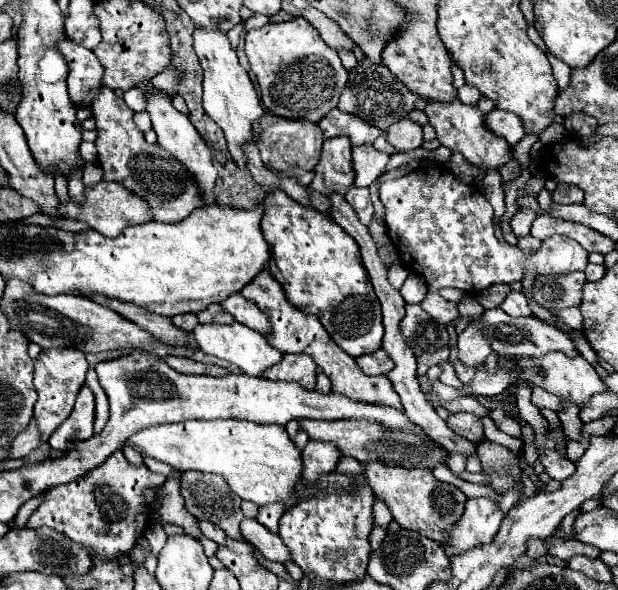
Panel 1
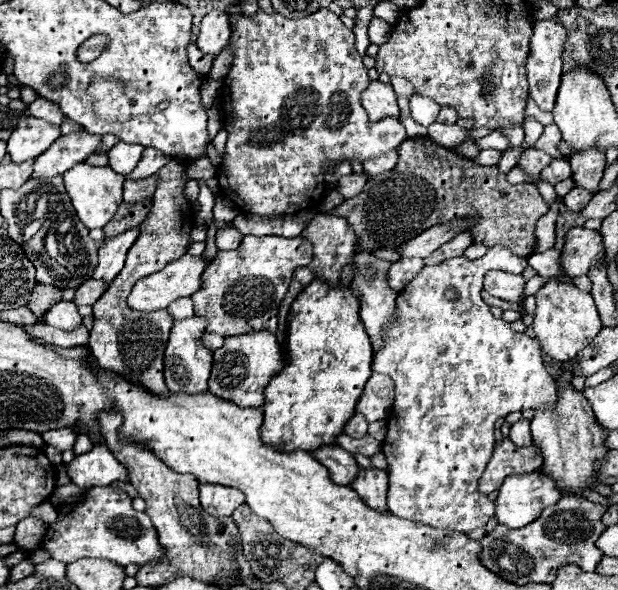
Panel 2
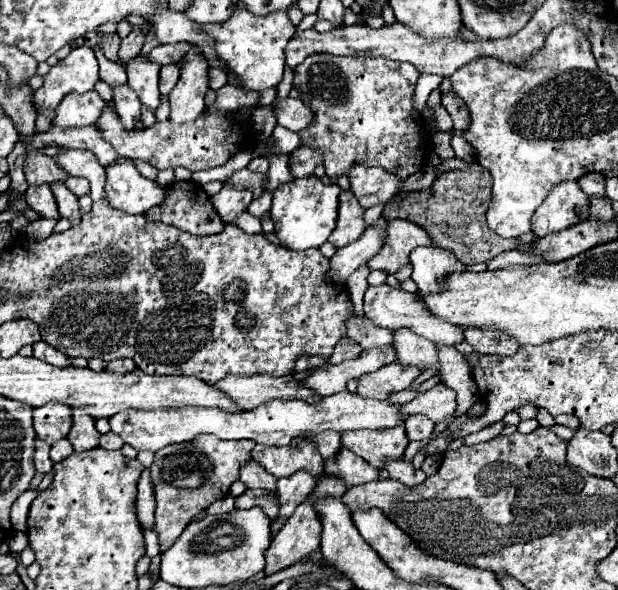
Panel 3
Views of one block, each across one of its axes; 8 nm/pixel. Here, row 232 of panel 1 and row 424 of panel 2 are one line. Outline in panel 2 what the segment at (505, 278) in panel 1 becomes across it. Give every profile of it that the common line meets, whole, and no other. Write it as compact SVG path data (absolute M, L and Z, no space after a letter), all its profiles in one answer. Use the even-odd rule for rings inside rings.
M492 246L488 248L488 254L478 258L478 260L468 260L466 256L458 256L458 258L450 258L444 260L436 266L424 266L422 272L398 294L396 298L396 320L384 330L384 342L382 348L374 354L374 362L372 362L372 372L380 372L380 374L388 374L394 384L396 384L396 400L394 400L394 412L390 412L388 418L388 434L384 440L384 456L388 462L388 476L390 476L390 490L388 490L388 510L394 516L402 516L406 520L414 520L420 524L428 524L432 528L444 528L444 530L452 530L452 532L470 532L474 528L486 526L488 518L494 516L494 502L488 500L488 496L478 492L478 480L486 468L486 464L490 462L492 450L494 450L494 424L500 418L506 418L510 412L522 412L522 410L538 410L538 408L554 408L556 404L556 384L554 384L554 376L548 374L544 362L542 362L542 350L538 346L538 342L534 338L530 338L528 334L518 334L510 328L508 322L504 322L502 318L494 318L490 314L490 306L486 306L486 302L482 300L480 292L482 292L482 278L488 270L504 270L510 274L522 274L524 268L528 266L526 258L518 258L514 256L506 246ZM454 286L458 290L458 300L450 302L446 300L444 292L446 288Z

